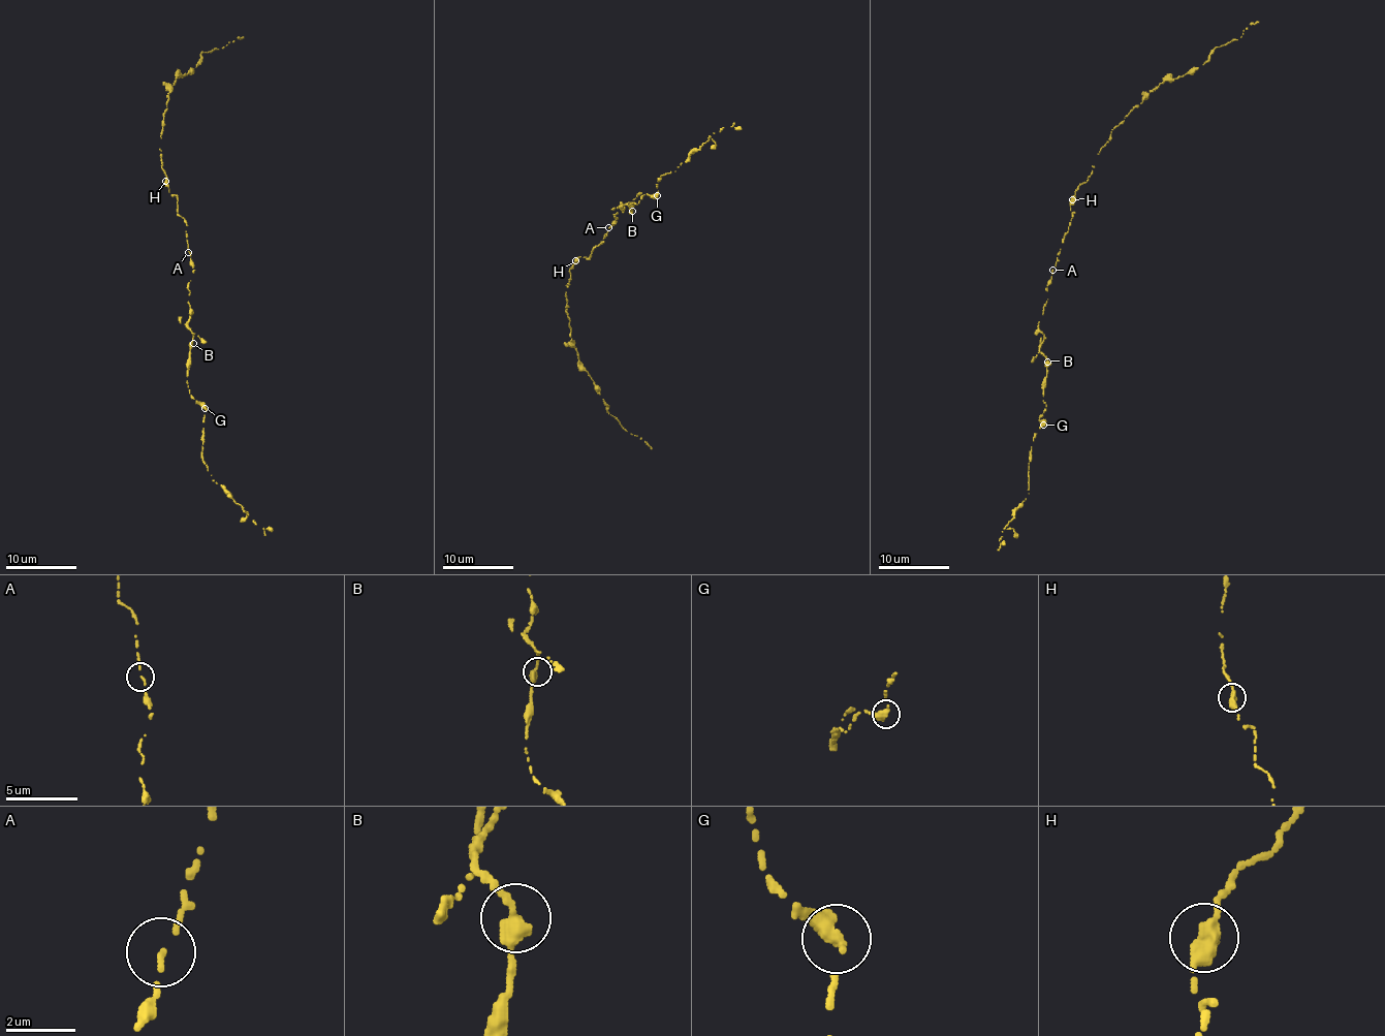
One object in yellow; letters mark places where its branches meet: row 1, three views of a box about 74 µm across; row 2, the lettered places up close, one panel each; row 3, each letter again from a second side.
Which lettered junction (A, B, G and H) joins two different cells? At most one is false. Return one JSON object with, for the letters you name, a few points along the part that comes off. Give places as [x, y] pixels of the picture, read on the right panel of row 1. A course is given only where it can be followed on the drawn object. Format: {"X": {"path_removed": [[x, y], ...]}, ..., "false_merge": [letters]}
{"false_merge": []}

